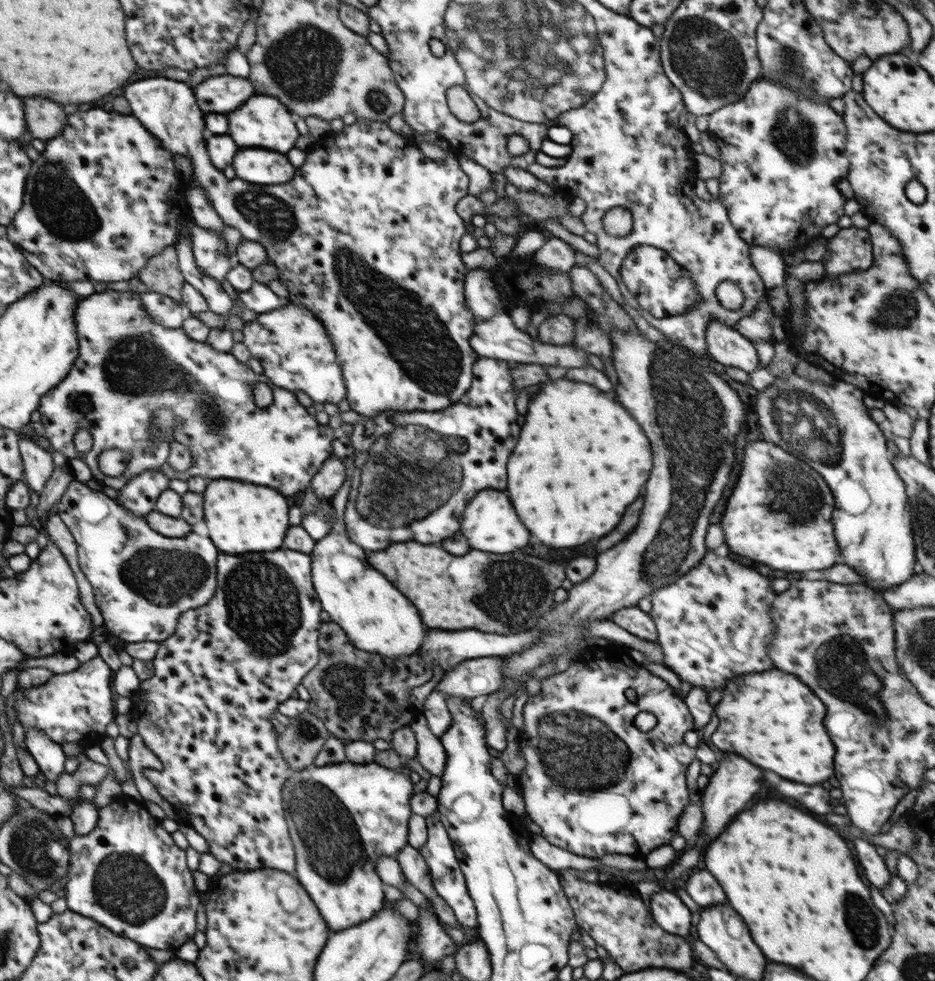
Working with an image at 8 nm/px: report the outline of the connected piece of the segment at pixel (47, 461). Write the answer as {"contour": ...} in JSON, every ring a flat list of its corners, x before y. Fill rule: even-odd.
{"contour":[[22,437,22,458,25,459,26,479,28,487,38,494,44,492,45,486,54,474,52,454,46,452,45,446,38,446,32,438]]}

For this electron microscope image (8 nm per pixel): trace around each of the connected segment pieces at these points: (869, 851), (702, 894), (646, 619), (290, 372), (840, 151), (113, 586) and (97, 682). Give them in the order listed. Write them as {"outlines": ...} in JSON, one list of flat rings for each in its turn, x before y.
{"outlines":[[[856,837,854,850,856,850,858,862,864,868,869,882,880,890,888,887,892,873,890,873,890,869,886,866,885,858,876,852,875,845,865,839]],[[706,869,695,871,690,875,686,881,686,891,701,908,726,902,720,883]],[[637,606,626,607,616,611,610,620,618,624,620,628,630,632,630,634,642,638,642,640,656,642,658,638,657,626,652,617]],[[284,300,278,309,267,313,257,313,257,317,245,323,242,330,243,344,251,356,258,358,264,376,284,390,302,390,313,402,338,404,346,399,346,385,342,377,342,367,336,359,334,342,326,333,322,321,302,303]],[[760,78,755,83,752,83,752,87,748,89,742,100,723,106,720,110,716,110,716,112,710,115,709,127,706,131,712,140,716,142,718,148,720,148,720,162,722,162,722,175,718,177,720,190,716,198,726,207,730,223,738,232,740,238,750,246,766,247,776,252,779,252,781,249,794,250,796,246,799,246,808,238,820,238,825,226,837,224,840,217,845,214,844,206,847,198,840,192,838,183,847,178,849,171,849,160,845,149,845,138,846,134,848,134,848,129,844,125,843,115,836,113,830,107,829,100,826,97,816,95,816,91,810,86,812,86,812,83,808,83,806,89,802,89,802,91,794,91,792,87,788,87,788,85,782,82,770,82,770,79,766,82,764,78]],[[74,481,70,484,70,488,64,492,60,502,58,503,57,515,62,519,62,522,69,528,74,540,77,544,77,556,80,568,84,572,86,578,92,585,93,592,95,594,95,603,102,614,103,626,106,628,106,634,109,636,116,636,118,640,124,640,124,642,157,642,161,643,166,639,169,639,176,631,176,625,178,625,178,617,182,613,205,605,214,597,214,591,216,591,216,556,220,554,218,548,212,544,212,540,208,536,198,536,198,534,188,534,186,538,170,538,160,534,157,530,150,527,149,522,146,521,145,516,134,515,130,513,126,507,122,506,122,503,118,503,116,499,110,498,103,491,95,491,88,488,86,484]],[[98,654,68,673,55,674,45,684,20,688,13,700,16,721,22,725,25,734,30,730,40,730,60,746,82,740,92,744,114,720,110,676,112,670]]]}

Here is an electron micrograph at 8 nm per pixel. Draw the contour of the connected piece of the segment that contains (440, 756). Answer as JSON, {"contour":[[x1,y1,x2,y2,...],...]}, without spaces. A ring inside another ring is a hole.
{"contour":[[419,713,415,725,417,735,416,760,430,774,442,776,446,767,447,757,441,739,426,726,424,718]]}

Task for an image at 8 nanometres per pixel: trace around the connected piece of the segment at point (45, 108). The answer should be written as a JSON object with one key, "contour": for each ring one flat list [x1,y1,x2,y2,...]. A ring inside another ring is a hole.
{"contour":[[26,98,24,116,28,132,44,141,58,136,65,129,69,118,62,106,48,98]]}

